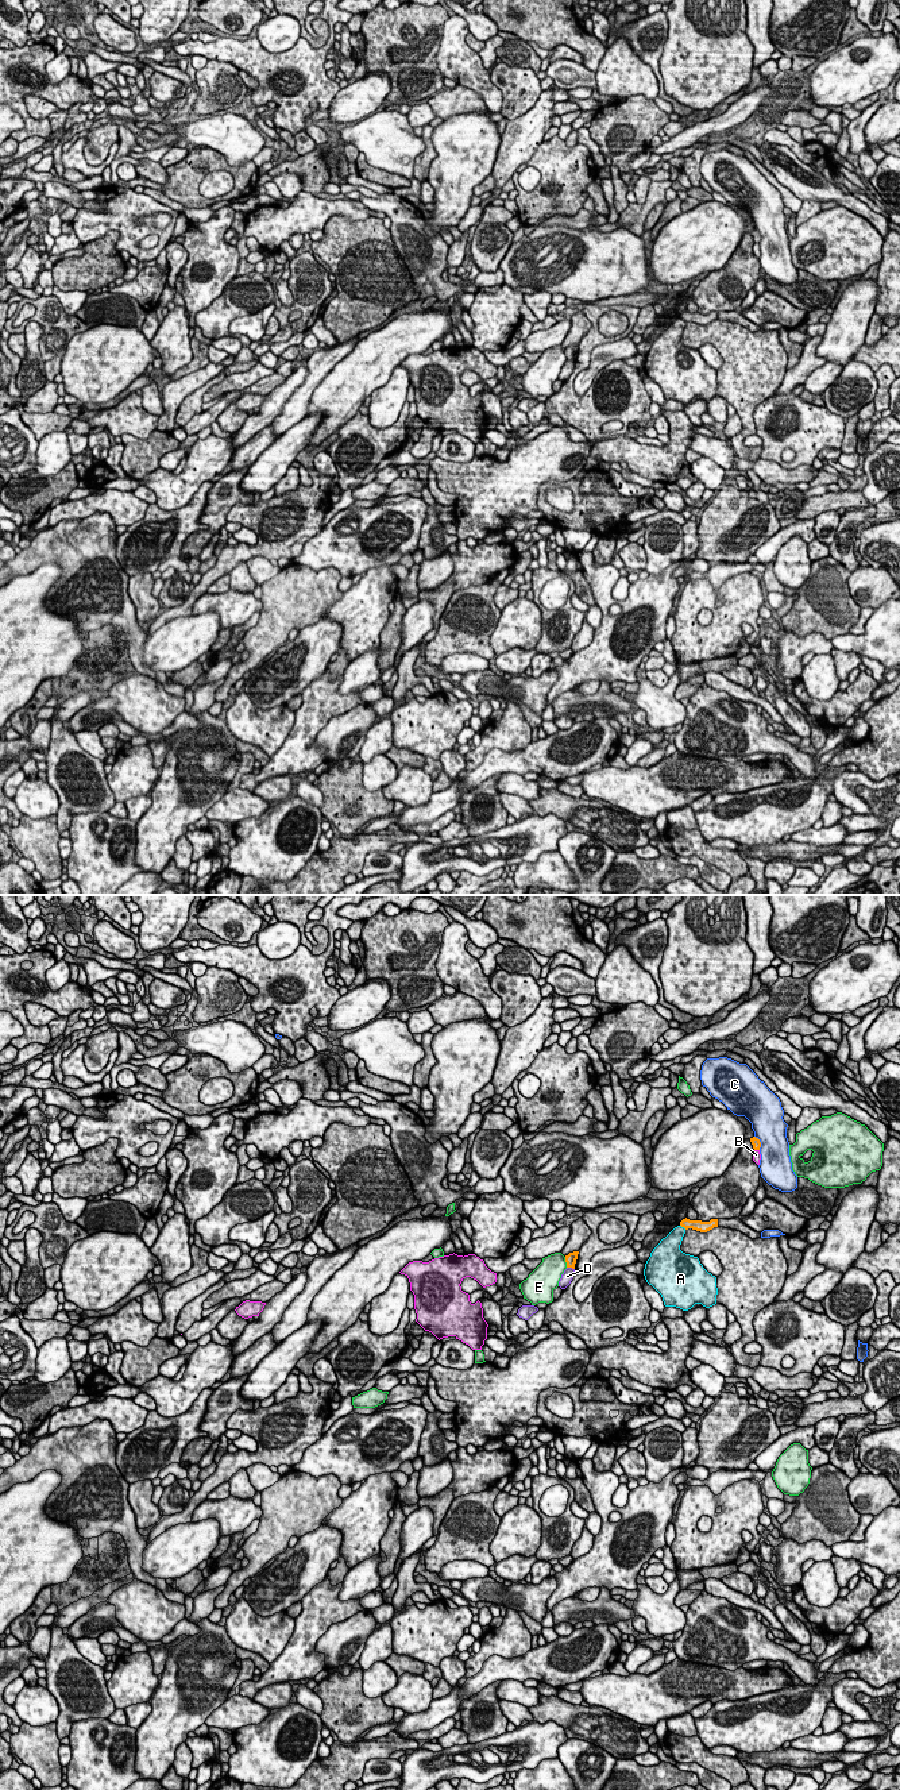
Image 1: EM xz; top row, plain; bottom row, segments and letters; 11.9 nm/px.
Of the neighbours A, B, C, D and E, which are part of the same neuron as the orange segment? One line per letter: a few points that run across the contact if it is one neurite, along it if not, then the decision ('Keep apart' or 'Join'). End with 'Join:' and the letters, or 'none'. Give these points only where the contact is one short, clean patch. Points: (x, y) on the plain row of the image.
A: Line: xz (680, 317), (686, 321). Keep apart
B: Keep apart
C: Keep apart
D: Line: xz (567, 359), (574, 362). Keep apart
E: Keep apart
Join: none

